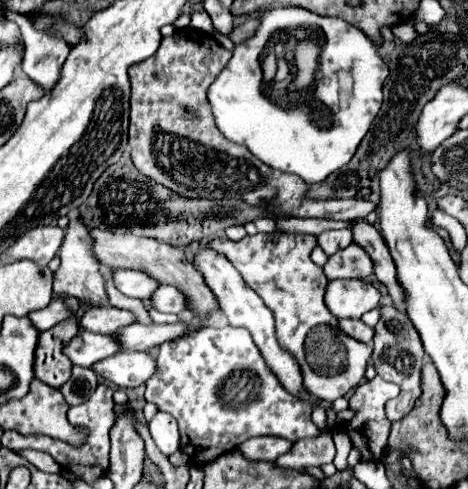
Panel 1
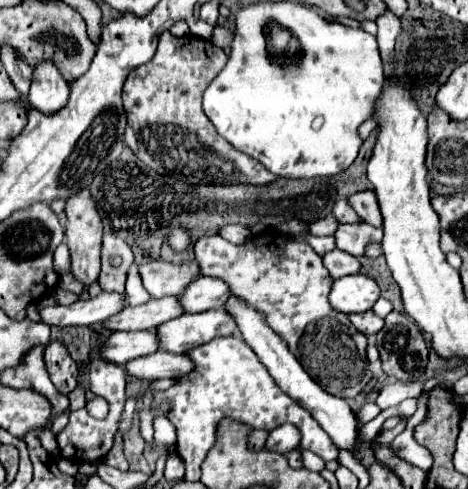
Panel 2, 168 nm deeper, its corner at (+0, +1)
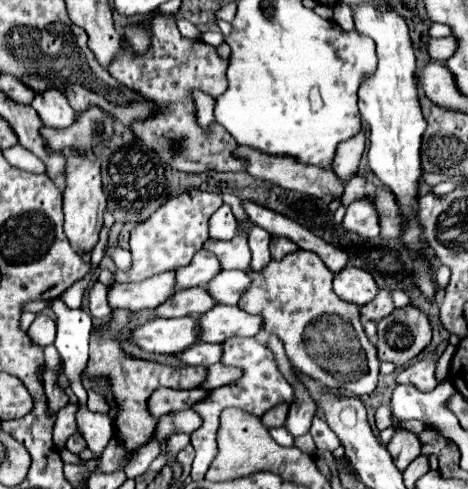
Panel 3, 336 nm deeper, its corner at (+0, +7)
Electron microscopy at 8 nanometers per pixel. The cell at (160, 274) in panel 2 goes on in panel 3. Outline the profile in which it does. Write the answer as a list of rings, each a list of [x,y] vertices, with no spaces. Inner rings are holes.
[[[208,250],[196,252],[192,262],[188,266],[180,266],[176,272],[176,286],[178,288],[192,288],[192,286],[206,286],[216,272],[220,272],[220,262],[216,256]]]

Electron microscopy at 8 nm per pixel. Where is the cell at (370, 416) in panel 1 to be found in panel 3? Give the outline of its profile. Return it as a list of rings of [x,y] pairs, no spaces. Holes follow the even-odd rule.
[[[420,360],[414,366],[406,366],[406,370],[398,372],[394,384],[396,386],[398,384],[412,384],[414,388],[418,388],[422,392],[432,390],[438,384],[434,380],[434,368],[436,368],[434,360]]]

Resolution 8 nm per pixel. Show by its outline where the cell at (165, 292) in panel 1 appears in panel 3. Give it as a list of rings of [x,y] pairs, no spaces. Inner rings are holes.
[[[236,270],[218,272],[206,286],[208,294],[218,304],[236,304],[242,296],[244,288],[248,288],[248,276],[244,272],[236,272]]]

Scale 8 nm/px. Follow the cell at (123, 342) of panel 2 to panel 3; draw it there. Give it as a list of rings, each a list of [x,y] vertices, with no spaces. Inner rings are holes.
[[[156,318],[138,328],[128,336],[128,342],[152,354],[172,354],[198,342],[198,322],[194,318]]]

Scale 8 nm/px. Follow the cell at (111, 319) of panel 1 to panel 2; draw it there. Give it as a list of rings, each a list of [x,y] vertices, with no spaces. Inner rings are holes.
[[[178,296],[150,298],[142,306],[128,306],[104,322],[110,330],[150,330],[184,314]]]

